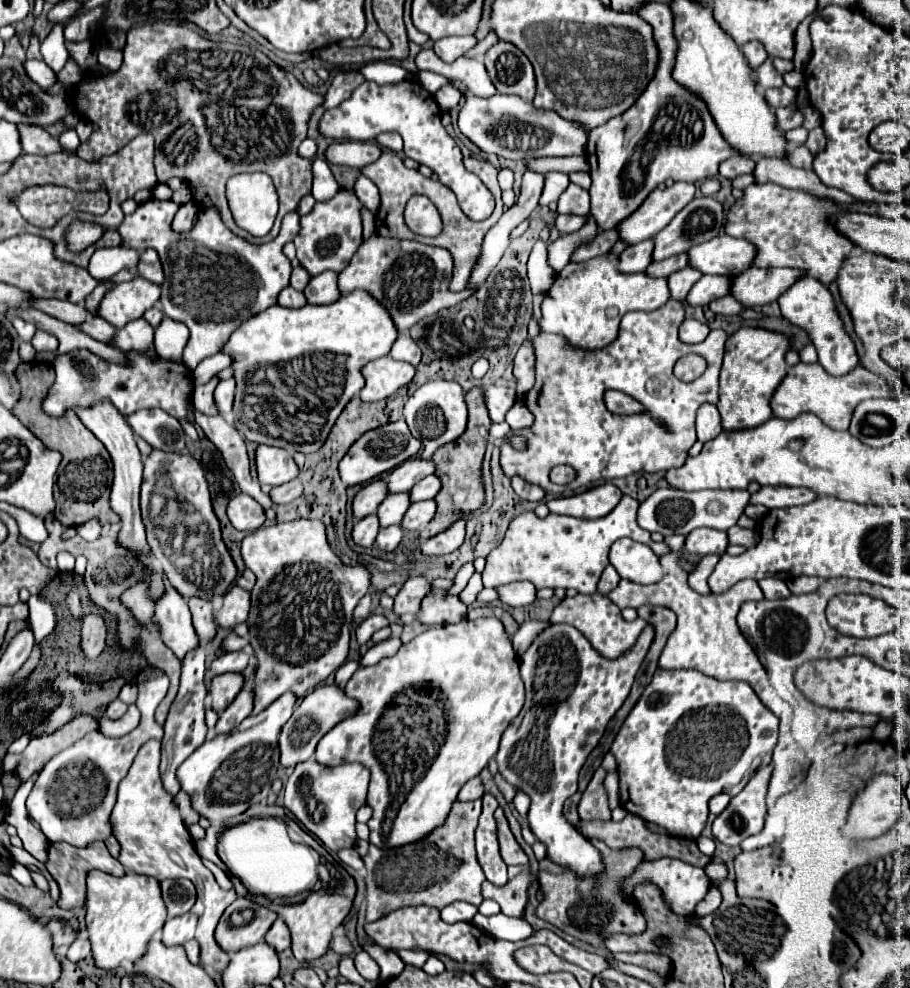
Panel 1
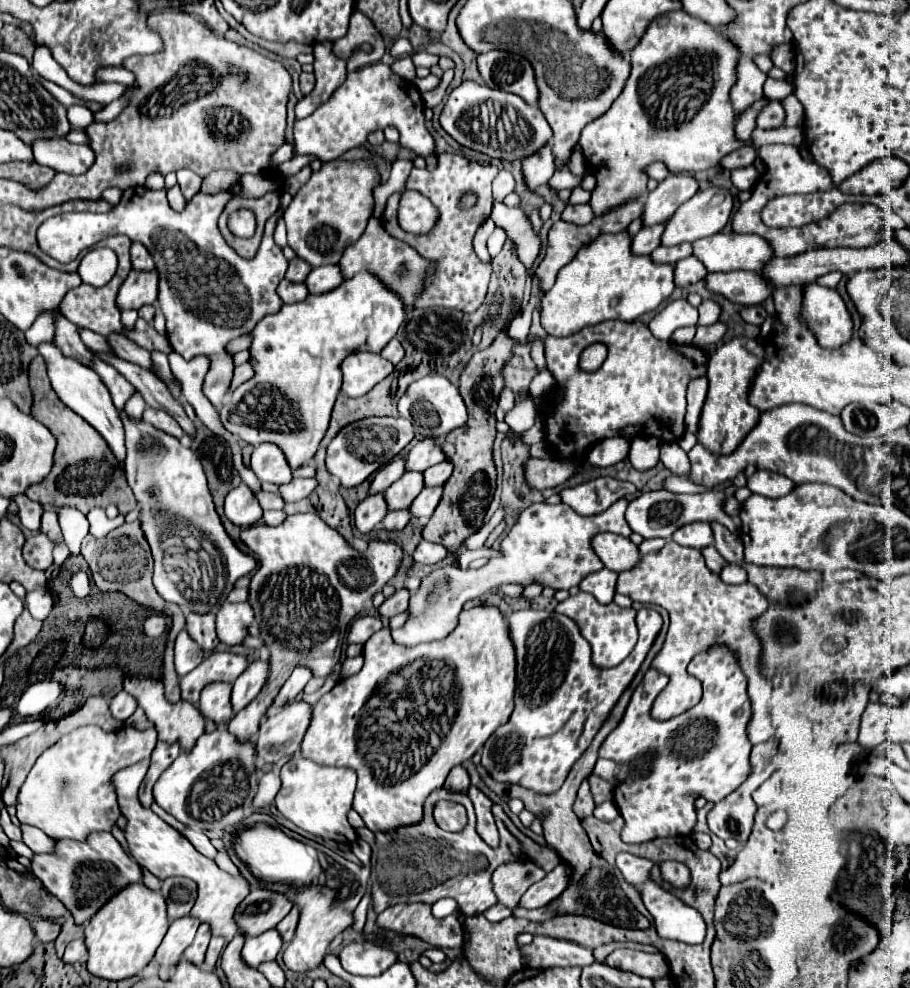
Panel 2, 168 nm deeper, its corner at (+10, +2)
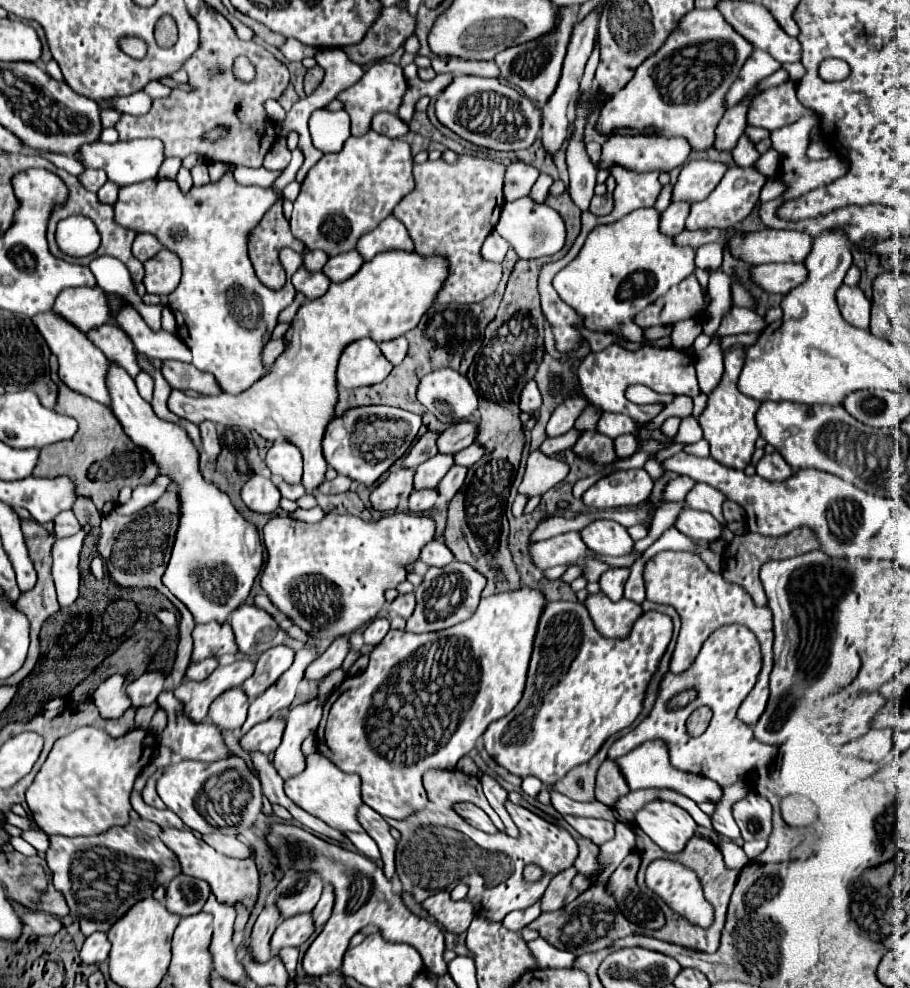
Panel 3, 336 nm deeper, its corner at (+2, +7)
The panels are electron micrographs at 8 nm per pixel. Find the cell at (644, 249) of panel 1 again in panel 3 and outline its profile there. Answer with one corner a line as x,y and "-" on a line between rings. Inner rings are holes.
672,203
660,219
660,231
674,237
684,229
684,221
690,213
690,203

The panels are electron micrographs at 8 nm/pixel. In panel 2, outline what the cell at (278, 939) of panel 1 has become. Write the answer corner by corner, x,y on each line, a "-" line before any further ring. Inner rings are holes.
294,906
294,908
292,908
292,912
288,912
288,914
278,922
278,926
276,926
278,934
280,934
280,936
282,936
282,940
284,940
284,946
288,946
288,944
292,942
296,922
298,922
298,908

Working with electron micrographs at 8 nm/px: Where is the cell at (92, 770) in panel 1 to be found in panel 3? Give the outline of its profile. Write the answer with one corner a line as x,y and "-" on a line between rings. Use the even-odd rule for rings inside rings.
80,727
70,735
64,735
54,743
34,783
26,791
26,803
34,821
46,835
64,835
64,837
100,835
114,825
126,825
130,821
128,813
132,809
130,793
134,779
152,761
154,749
156,749
156,739
150,731
144,729
132,729
116,739
96,727

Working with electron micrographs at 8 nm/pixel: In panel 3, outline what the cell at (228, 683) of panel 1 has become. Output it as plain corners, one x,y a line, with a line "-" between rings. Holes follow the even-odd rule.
236,687
222,693
210,705
208,721
214,723
220,731
238,731
246,721
246,711
248,711
248,697
242,687

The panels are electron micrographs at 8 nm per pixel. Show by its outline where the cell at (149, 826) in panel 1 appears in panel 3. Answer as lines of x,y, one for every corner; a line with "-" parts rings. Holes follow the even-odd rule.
164,829
160,837
178,855
178,859
182,863
182,871
190,877
198,877
198,879
206,881
210,885
212,893
218,897
218,901
230,903
230,905
234,905
236,901
242,901
252,911
256,895
258,895
258,871
256,871
256,865
252,859
226,857
226,855
218,853
216,849
212,849
204,839
196,837
190,829
186,829
186,831

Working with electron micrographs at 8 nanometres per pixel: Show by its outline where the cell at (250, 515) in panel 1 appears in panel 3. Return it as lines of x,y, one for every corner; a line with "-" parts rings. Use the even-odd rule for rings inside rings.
254,475
254,479
250,479
244,485
242,499
256,513
272,513
278,509
282,495
270,479
262,475

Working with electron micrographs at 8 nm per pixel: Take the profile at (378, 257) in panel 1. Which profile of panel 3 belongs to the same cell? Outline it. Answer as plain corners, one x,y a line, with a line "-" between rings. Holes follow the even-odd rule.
388,215
374,231
362,235
358,239
358,253
364,257
364,261
370,261
376,253
388,251
388,249
404,249
414,251
412,239
406,231
406,227
392,215

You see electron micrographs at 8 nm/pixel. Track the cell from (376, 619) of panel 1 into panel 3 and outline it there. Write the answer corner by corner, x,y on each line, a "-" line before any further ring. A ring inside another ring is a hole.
380,617
380,619
374,619
374,621
366,627
366,631
364,631
364,643
370,643
370,645
380,643
380,641
386,637
388,629
390,629
388,619
382,619
382,617

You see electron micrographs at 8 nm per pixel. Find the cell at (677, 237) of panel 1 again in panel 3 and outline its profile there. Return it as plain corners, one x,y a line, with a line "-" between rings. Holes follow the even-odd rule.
730,167
726,171
726,175
722,177
720,185
704,201
692,203
692,211
686,219
686,229
712,229
712,227
718,227
718,229
726,231
726,229
734,227
736,223
740,223
742,219
746,219
752,213
752,209
760,201
760,189
764,187
766,179
768,177
762,175
754,167

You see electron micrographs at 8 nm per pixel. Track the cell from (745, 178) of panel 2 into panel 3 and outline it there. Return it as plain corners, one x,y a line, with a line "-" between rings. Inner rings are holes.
770,149
770,151
766,151
758,161
756,161
756,169
760,171
760,173
764,173
766,177
774,177
776,175
776,171
778,171
778,165
780,165
780,159
778,159
778,151
774,151
774,149

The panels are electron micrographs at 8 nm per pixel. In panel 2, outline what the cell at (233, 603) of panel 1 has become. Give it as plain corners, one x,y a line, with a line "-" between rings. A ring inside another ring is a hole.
248,602
222,604
220,610
216,612
218,640
228,646
240,644
242,638
246,636
246,628
252,624
252,620
254,620
254,612

